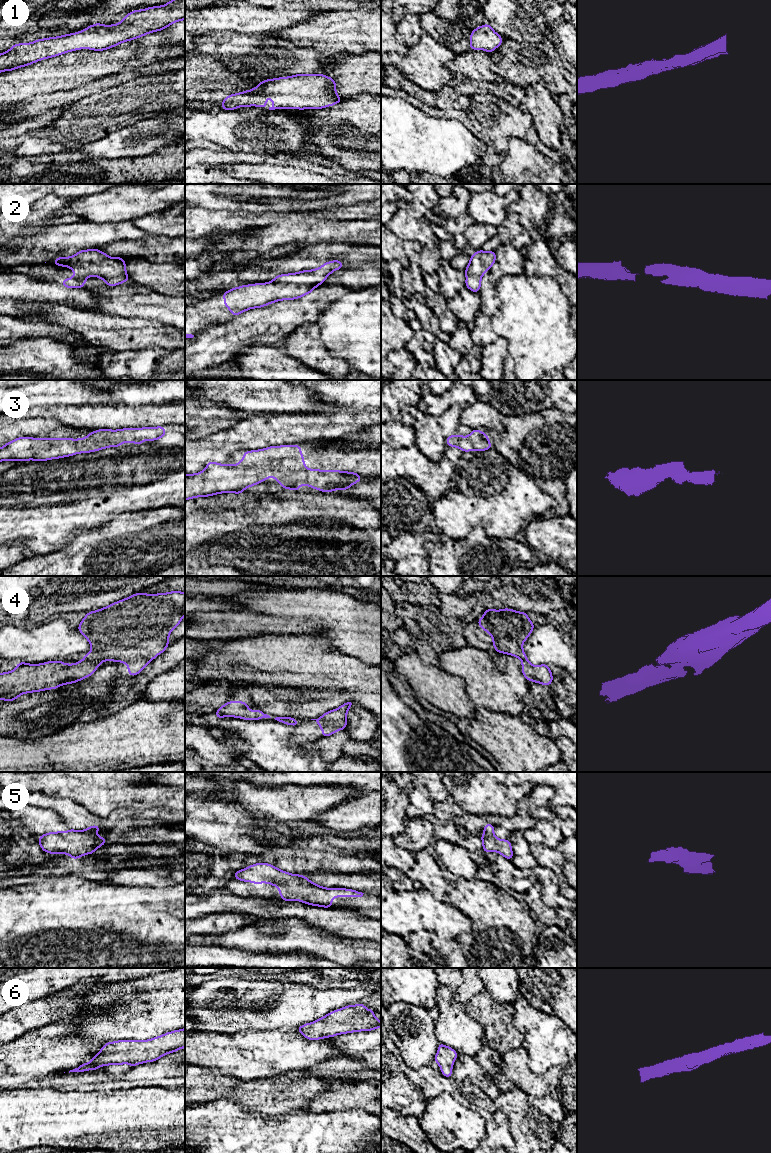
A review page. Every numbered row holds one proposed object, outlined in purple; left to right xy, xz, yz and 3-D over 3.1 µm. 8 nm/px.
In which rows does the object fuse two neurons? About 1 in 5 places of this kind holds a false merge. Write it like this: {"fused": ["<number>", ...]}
{"fused": []}

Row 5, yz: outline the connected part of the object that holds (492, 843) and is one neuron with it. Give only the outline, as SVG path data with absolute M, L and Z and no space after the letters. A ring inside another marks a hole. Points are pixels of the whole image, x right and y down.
M487 823L483 835L480 837L483 844L483 853L498 852L508 860L512 860L513 852L509 839L501 840L494 836L494 825Z

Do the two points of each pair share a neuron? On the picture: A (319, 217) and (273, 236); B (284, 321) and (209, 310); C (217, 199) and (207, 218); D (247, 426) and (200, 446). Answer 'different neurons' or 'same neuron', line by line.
A: different neurons
B: different neurons
C: different neurons
D: same neuron

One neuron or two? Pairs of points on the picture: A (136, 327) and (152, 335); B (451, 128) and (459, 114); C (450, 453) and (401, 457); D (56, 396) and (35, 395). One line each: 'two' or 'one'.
A: one
B: two
C: one
D: one

